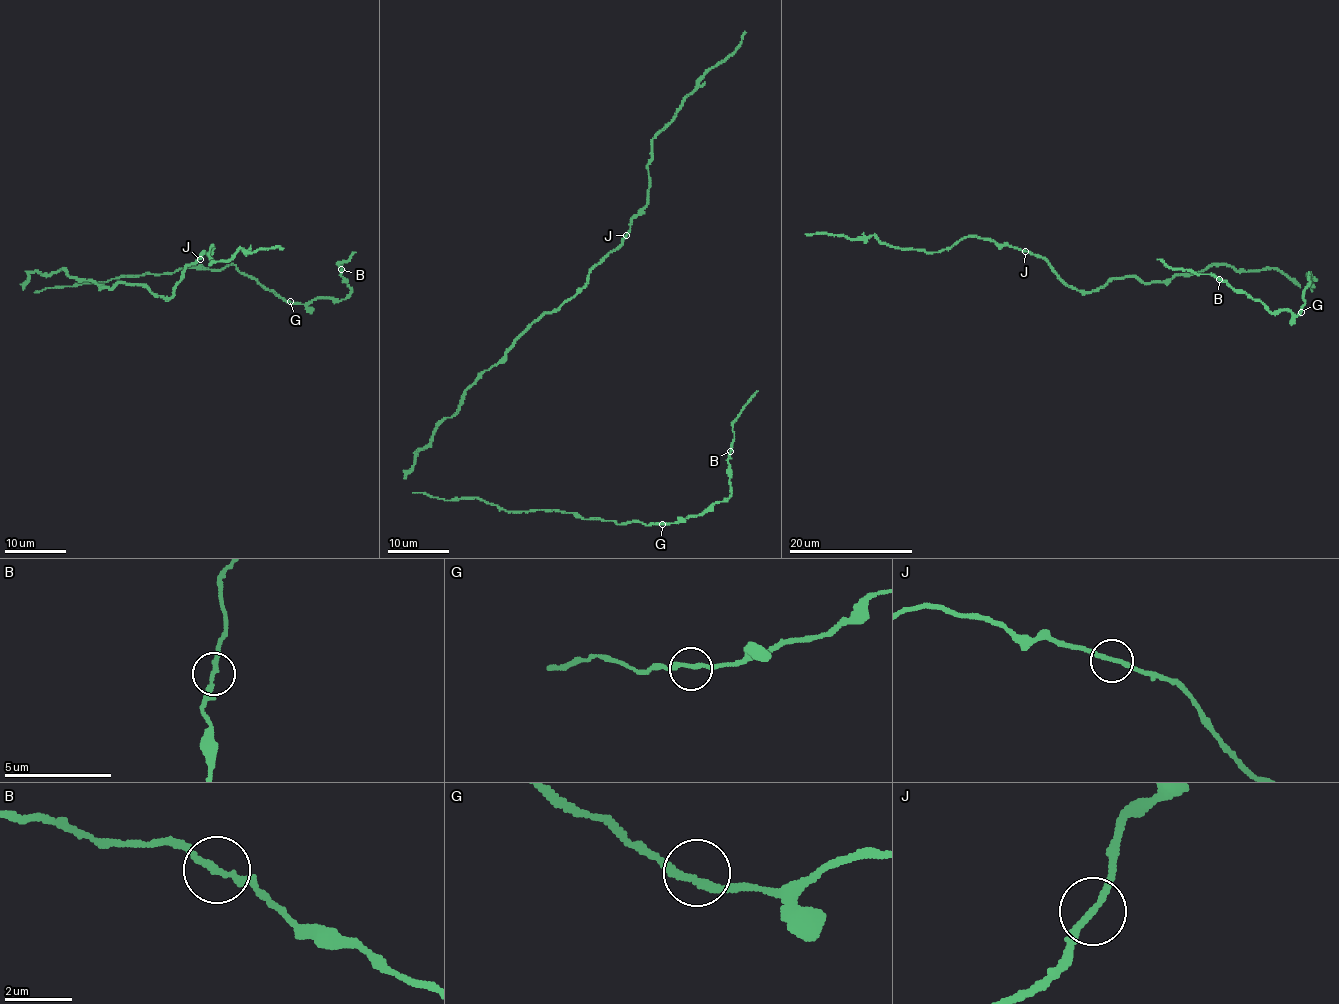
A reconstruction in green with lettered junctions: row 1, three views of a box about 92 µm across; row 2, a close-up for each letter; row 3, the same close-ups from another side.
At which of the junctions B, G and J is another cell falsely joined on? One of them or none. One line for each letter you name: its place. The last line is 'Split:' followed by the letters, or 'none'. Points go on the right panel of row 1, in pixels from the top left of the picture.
Split: none

